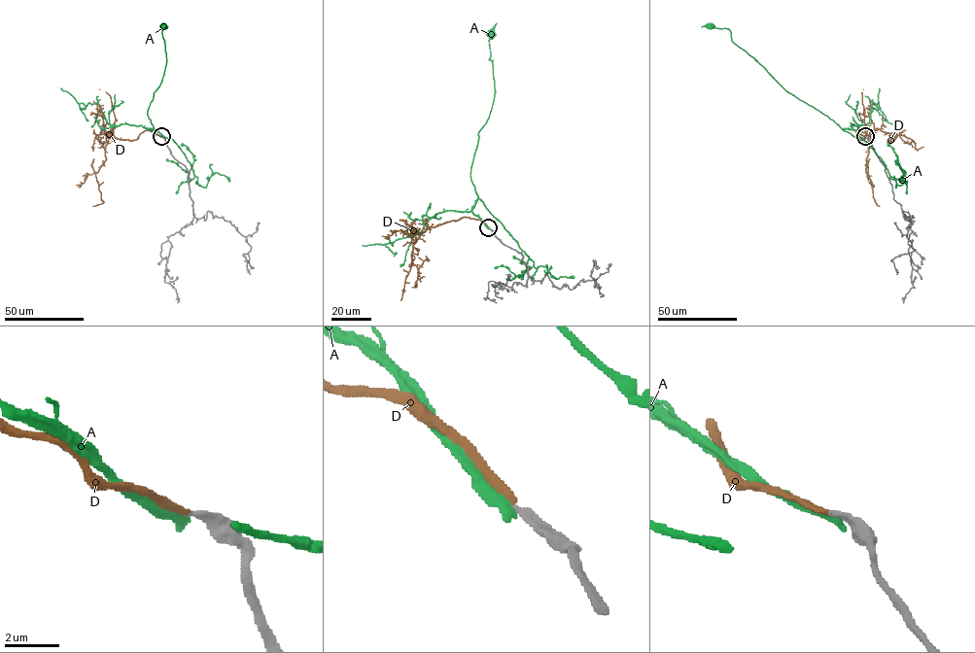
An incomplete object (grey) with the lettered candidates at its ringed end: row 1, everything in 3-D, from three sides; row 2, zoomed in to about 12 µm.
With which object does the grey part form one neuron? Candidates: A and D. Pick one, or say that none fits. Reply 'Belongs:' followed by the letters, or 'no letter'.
Belongs: D

